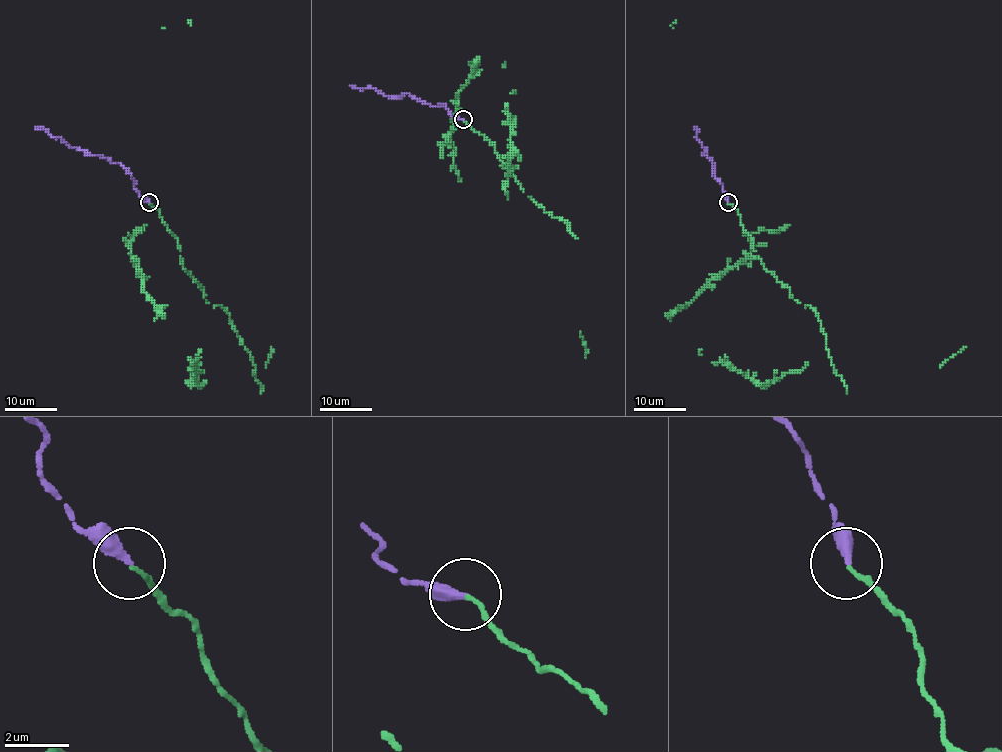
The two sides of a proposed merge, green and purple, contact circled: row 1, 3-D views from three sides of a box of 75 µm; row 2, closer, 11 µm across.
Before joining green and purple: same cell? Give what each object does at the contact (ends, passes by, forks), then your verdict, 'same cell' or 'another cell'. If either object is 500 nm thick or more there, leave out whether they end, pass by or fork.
green ends | purple ends | same cell

